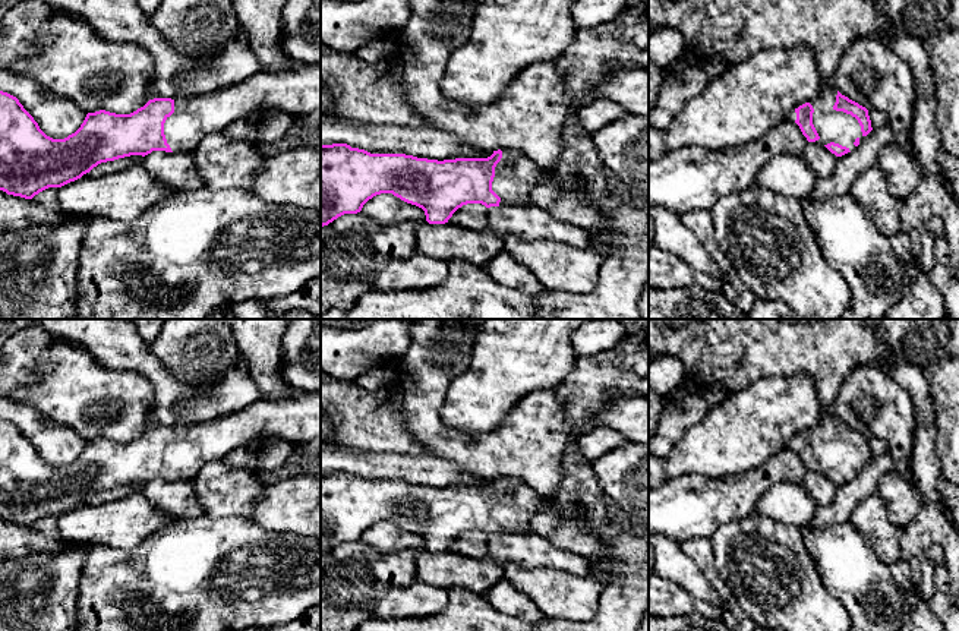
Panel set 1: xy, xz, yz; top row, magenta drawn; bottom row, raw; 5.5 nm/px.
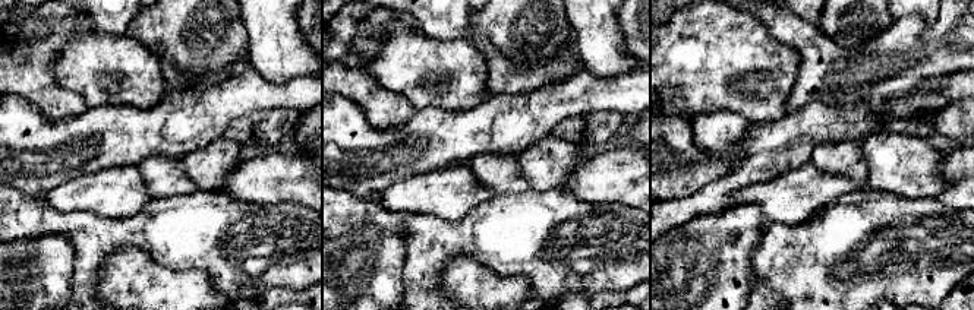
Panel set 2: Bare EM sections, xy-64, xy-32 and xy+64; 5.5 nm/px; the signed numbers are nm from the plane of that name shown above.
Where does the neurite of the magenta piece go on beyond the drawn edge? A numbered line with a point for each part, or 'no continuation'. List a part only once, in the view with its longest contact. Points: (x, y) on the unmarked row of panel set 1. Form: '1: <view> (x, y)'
1: yz (835, 454)

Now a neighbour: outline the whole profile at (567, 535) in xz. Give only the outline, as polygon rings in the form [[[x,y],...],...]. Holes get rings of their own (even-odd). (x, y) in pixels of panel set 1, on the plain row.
[[[551,499],[533,518],[533,531],[543,536],[555,546],[586,558],[599,571],[608,572],[609,540],[606,540],[599,531],[587,530],[574,521],[562,518]]]

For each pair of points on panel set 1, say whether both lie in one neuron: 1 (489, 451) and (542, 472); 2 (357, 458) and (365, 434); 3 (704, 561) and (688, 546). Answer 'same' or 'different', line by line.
1: same
2: different
3: same

